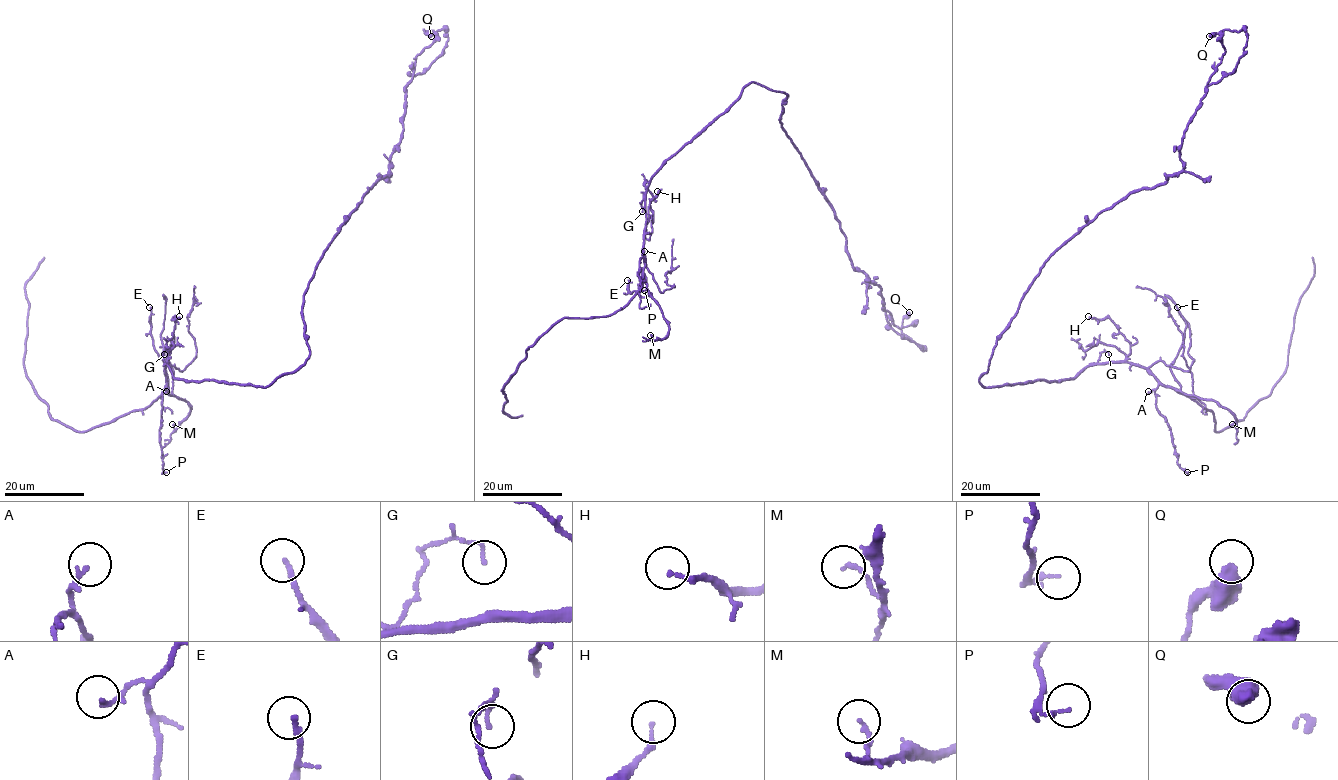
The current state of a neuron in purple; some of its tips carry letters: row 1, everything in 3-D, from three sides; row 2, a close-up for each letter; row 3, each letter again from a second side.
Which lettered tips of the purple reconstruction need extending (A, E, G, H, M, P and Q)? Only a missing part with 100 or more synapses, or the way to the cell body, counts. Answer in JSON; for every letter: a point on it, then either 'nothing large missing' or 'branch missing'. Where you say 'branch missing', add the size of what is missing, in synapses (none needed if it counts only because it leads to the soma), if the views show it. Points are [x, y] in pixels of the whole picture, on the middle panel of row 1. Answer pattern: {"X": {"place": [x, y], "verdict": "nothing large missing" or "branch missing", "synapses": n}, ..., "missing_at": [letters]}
{"A": {"place": [644, 251], "verdict": "nothing large missing"}, "E": {"place": [627, 280], "verdict": "nothing large missing"}, "G": {"place": [642, 211], "verdict": "nothing large missing"}, "H": {"place": [657, 191], "verdict": "nothing large missing"}, "M": {"place": [650, 335], "verdict": "nothing large missing"}, "P": {"place": [644, 290], "verdict": "nothing large missing"}, "Q": {"place": [909, 312], "verdict": "nothing large missing"}, "missing_at": []}

